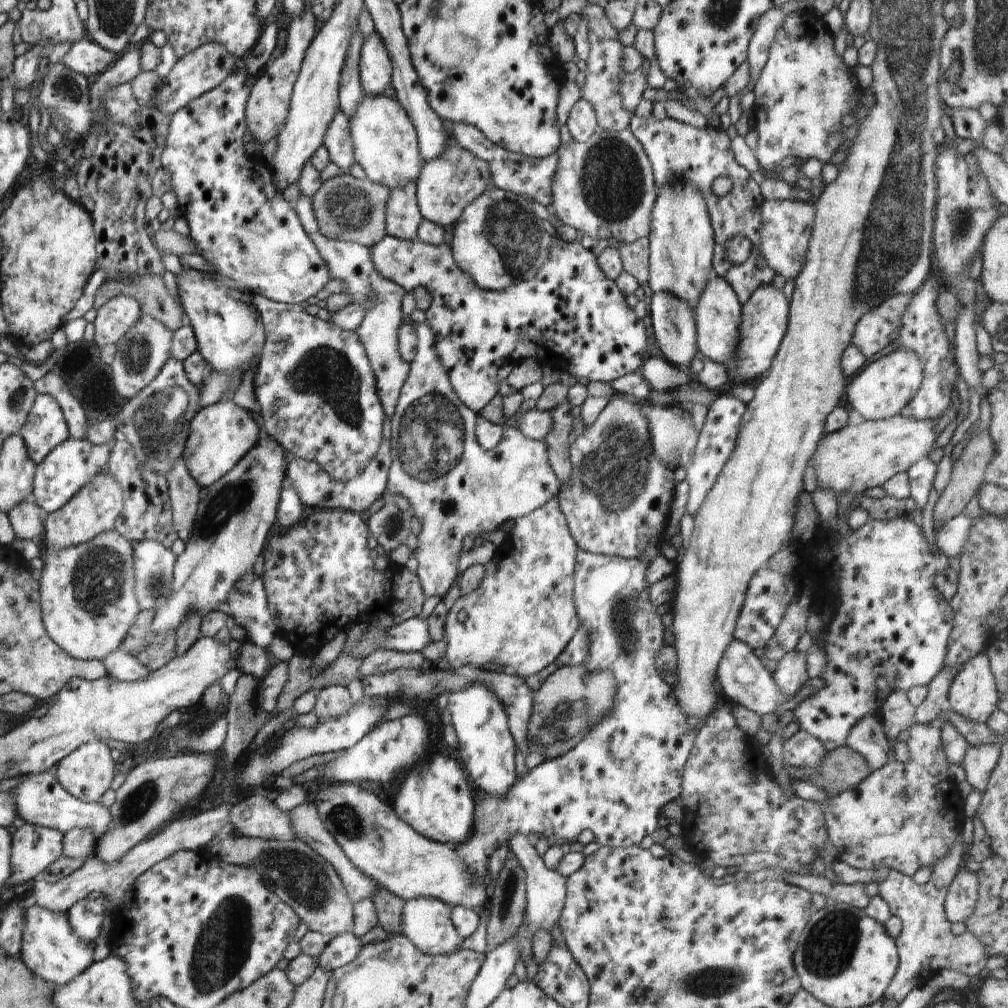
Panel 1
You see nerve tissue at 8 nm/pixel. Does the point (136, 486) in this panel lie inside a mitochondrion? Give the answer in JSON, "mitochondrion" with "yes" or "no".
{"mitochondrion":"no"}

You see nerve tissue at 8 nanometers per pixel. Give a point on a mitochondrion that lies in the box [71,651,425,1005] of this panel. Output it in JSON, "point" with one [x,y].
{"point":[224,947]}

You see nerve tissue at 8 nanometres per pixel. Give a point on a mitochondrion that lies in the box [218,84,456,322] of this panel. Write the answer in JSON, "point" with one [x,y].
{"point":[349,206]}

